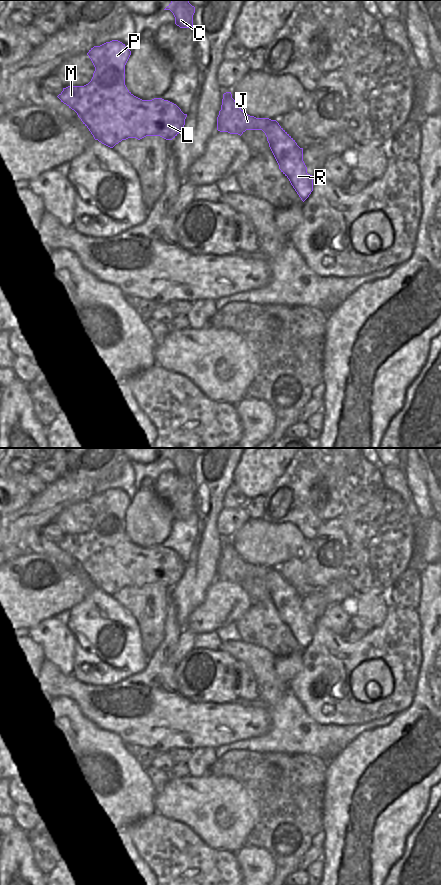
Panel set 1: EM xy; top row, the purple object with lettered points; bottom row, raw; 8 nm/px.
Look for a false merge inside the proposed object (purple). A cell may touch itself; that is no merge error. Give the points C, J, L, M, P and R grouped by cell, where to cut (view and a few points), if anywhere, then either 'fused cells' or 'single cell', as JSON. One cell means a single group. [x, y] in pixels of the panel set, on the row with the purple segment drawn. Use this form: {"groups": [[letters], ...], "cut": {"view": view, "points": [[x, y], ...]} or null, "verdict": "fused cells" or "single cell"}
{"groups": [["C"], ["J", "L", "M", "P", "R"]], "cut": {"view": "xy", "points": [[231, 97], [222, 102]]}, "verdict": "fused cells"}

